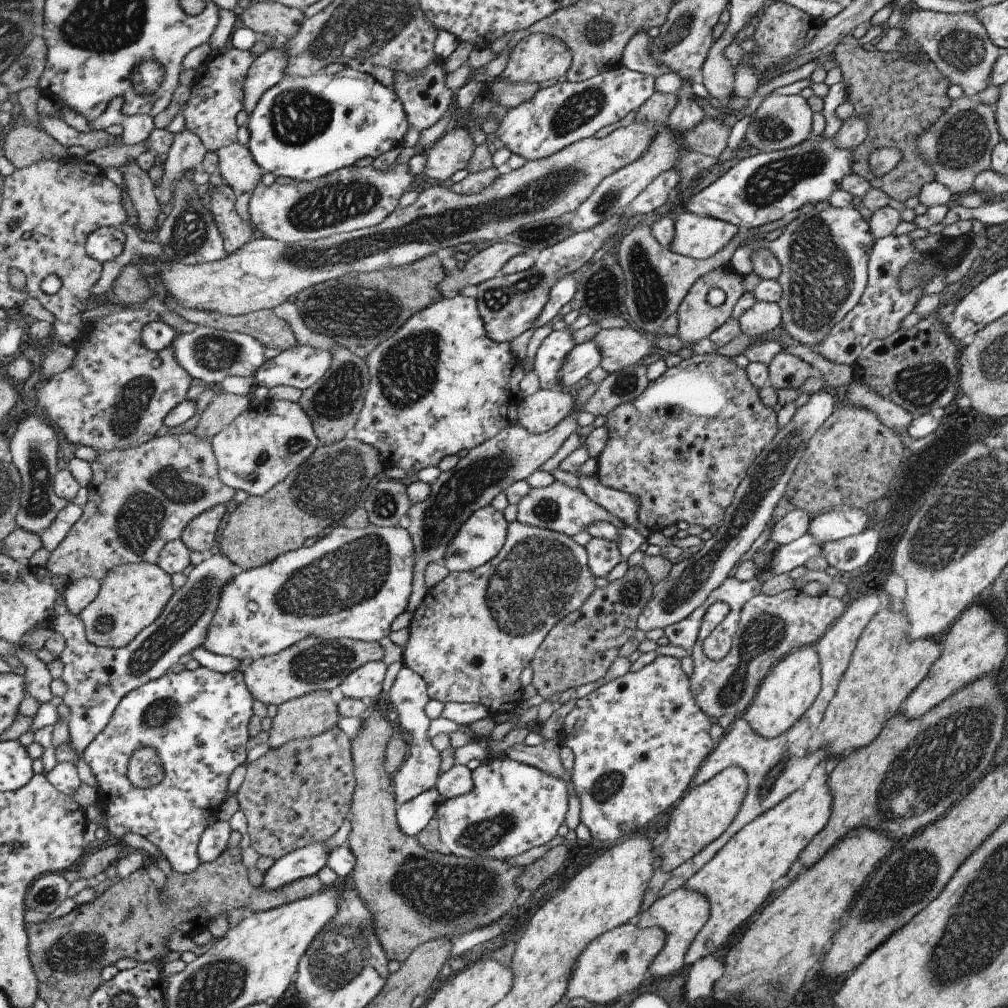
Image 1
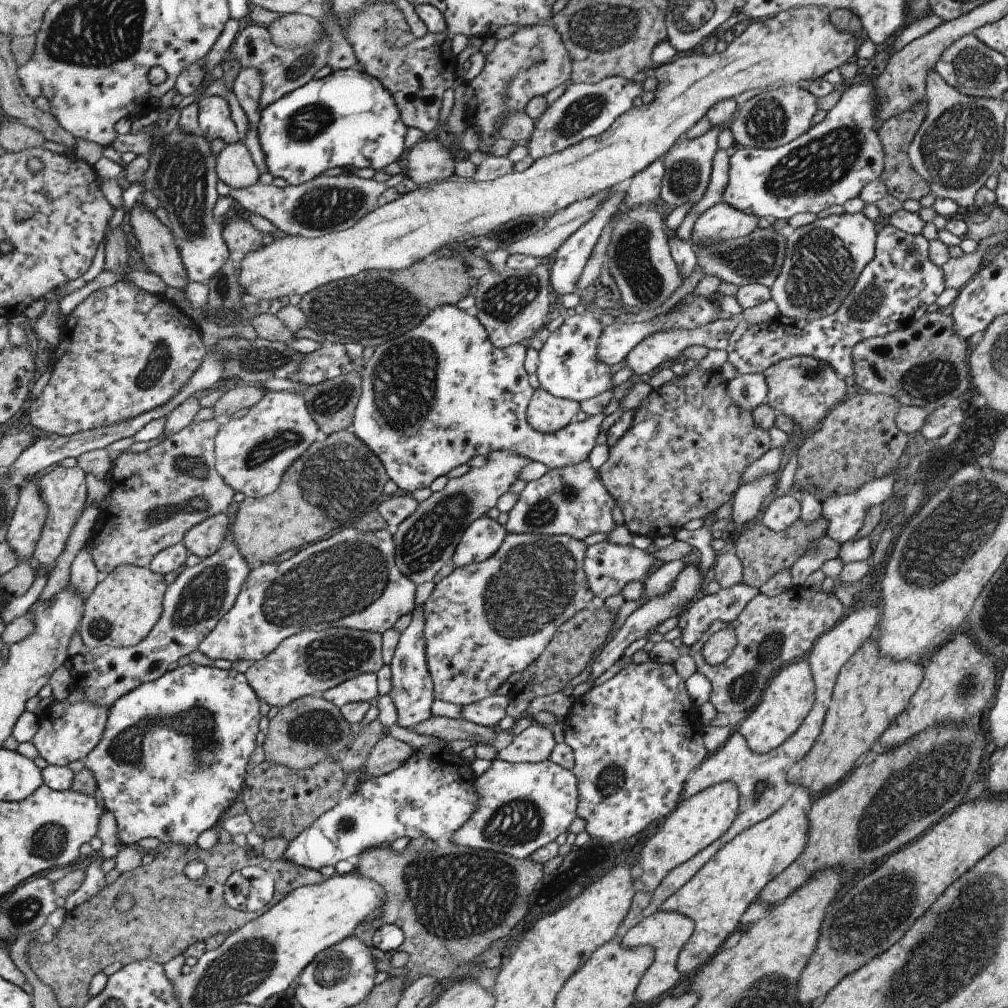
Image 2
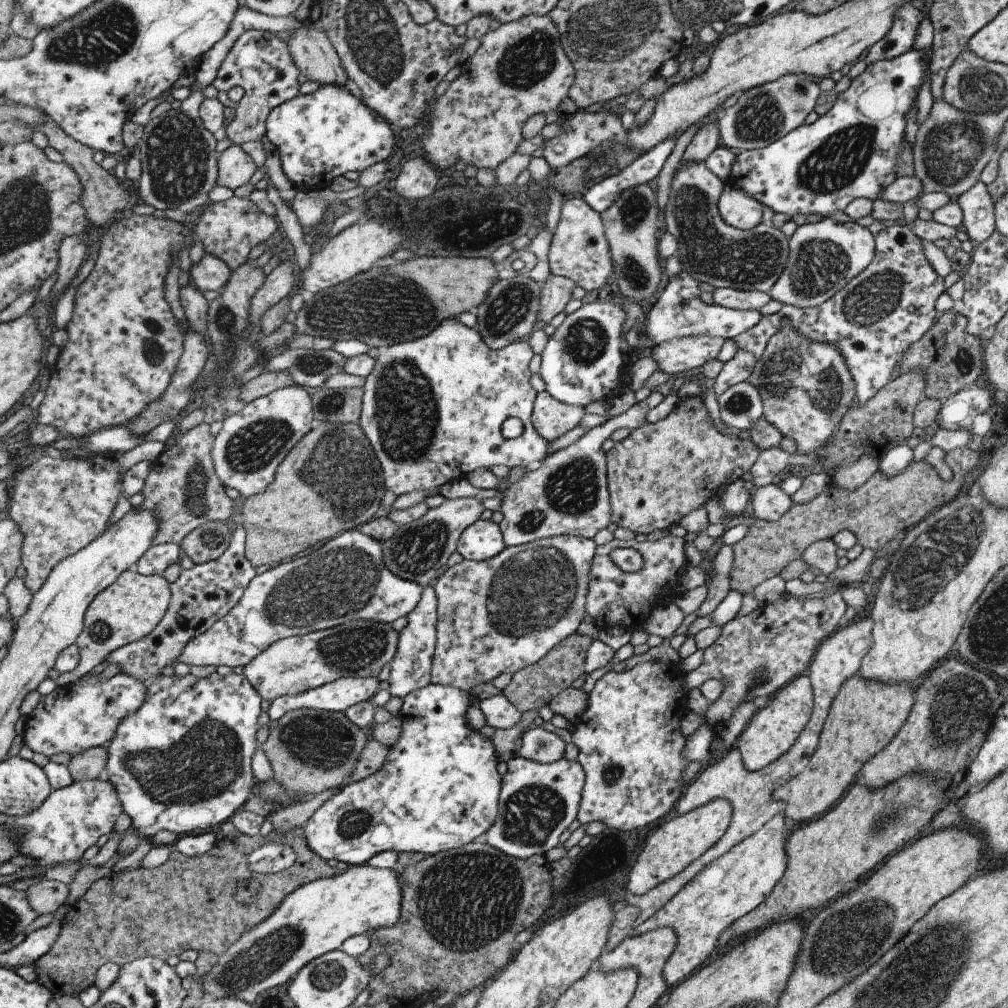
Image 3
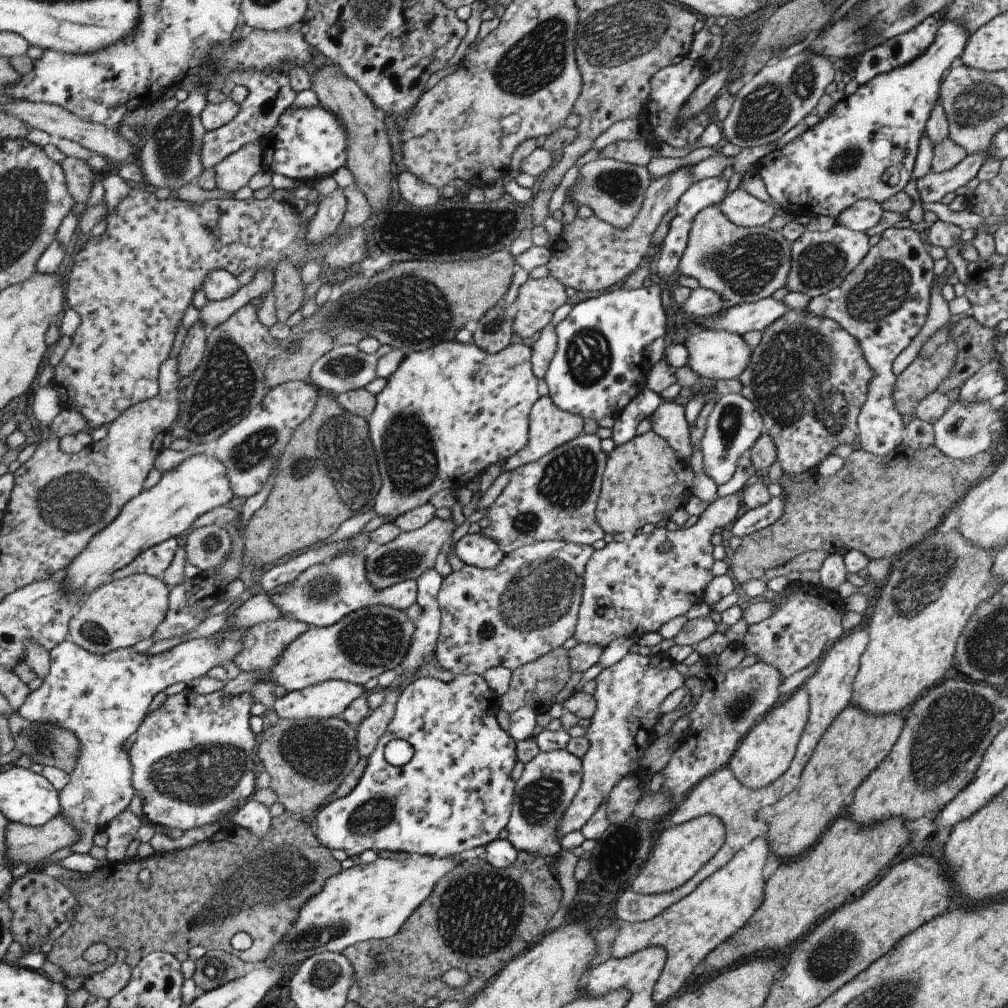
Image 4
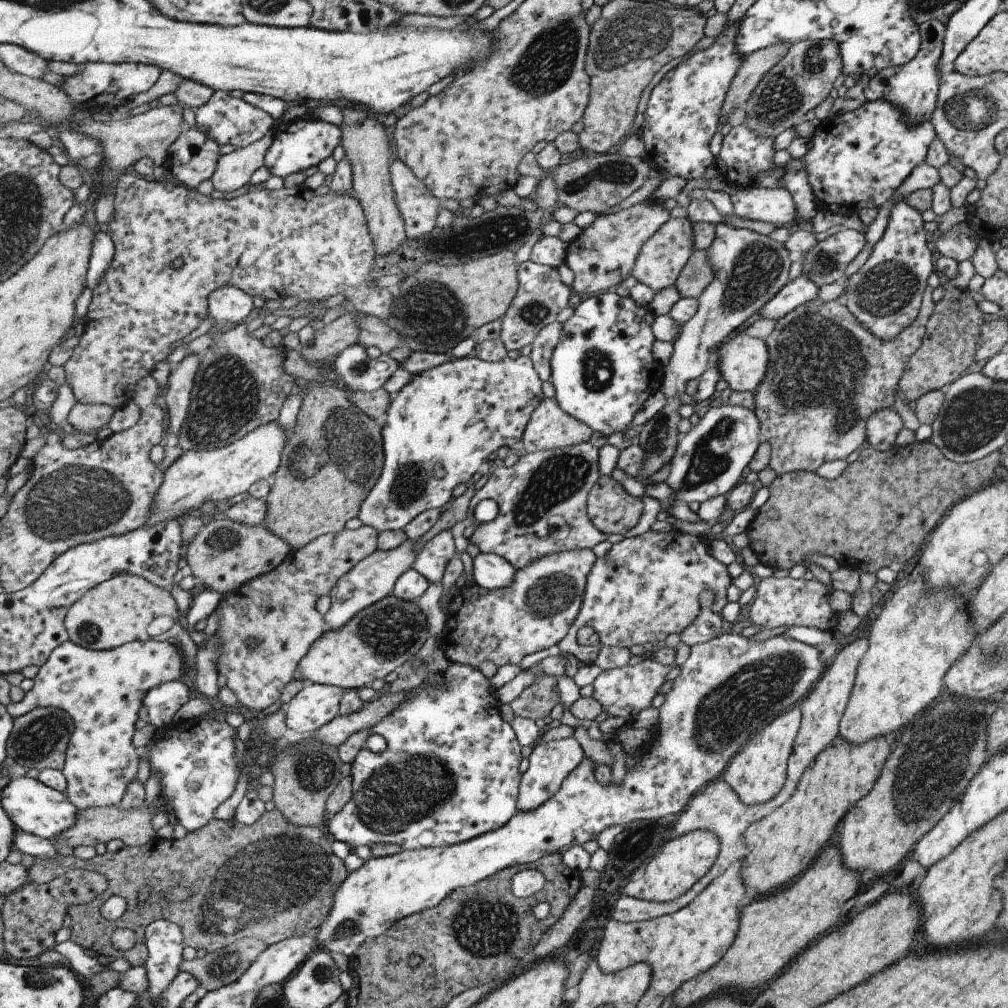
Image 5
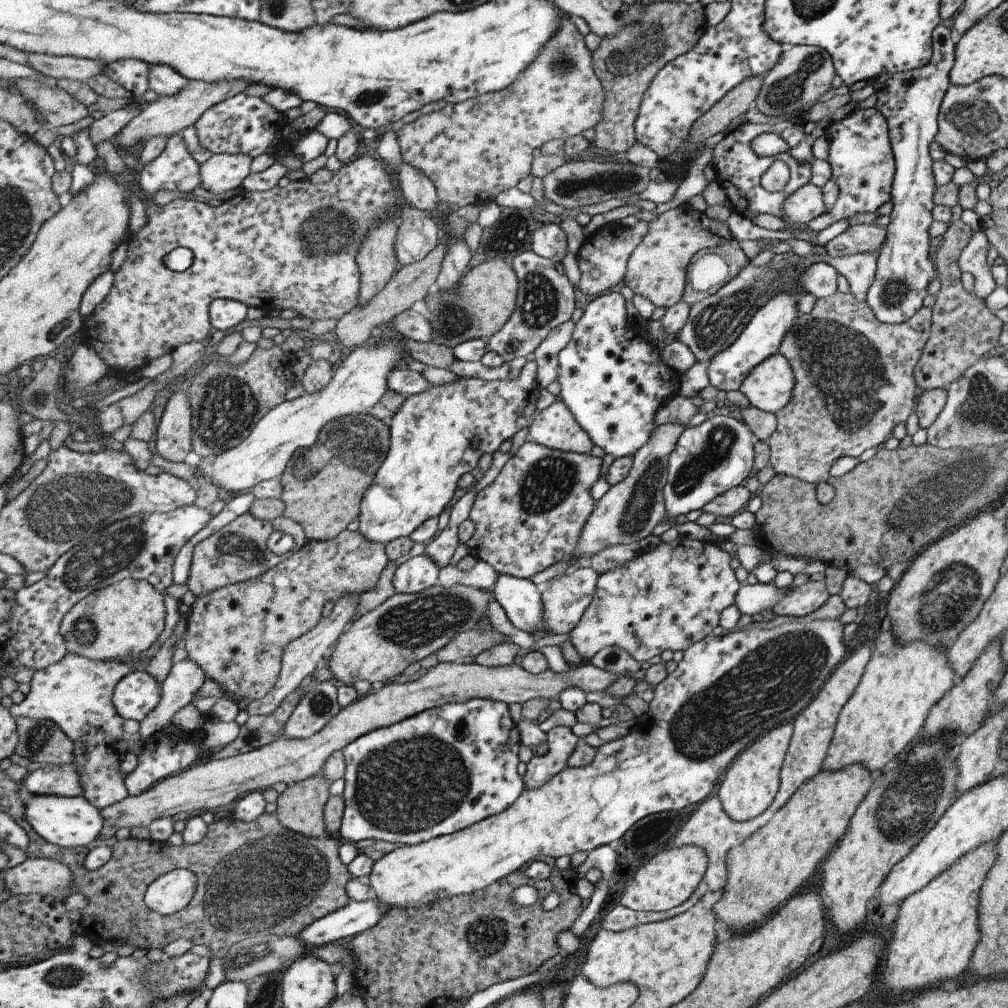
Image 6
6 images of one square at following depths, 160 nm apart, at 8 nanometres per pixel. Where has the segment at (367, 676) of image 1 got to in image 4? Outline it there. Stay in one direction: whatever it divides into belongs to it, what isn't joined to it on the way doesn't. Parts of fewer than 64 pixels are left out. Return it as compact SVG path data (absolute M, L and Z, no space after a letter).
M335 679L303 690L287 692L285 695L275 698L275 702L271 706L255 702L251 708L251 715L263 716L267 710L271 709L279 719L328 719L345 712L354 700L365 694L368 694L367 690L359 683Z

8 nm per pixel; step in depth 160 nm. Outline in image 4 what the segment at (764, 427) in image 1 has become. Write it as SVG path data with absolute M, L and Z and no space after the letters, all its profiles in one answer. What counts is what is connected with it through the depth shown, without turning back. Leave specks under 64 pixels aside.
M651 429L616 446L607 455L594 510L603 532L628 537L645 524L654 525L669 519L675 510L684 508L693 495L693 476L688 462L681 462L668 442Z

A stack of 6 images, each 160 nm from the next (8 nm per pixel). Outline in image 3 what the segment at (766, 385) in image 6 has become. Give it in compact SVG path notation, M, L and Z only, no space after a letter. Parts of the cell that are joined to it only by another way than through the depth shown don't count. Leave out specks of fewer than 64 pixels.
M691 335L671 339L657 343L650 350L650 357L656 362L659 371L669 375L681 375L683 372L687 372L687 370L697 368L697 366L701 368L702 364L709 359L715 359L723 342L724 339L721 337L710 337L709 335Z

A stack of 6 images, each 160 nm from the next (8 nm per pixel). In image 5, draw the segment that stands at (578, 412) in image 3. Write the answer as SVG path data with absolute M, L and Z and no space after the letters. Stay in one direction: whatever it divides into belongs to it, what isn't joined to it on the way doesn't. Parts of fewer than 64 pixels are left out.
M547 397L535 409L522 441L527 453L536 453L585 442L591 432L583 421L563 412L553 397Z

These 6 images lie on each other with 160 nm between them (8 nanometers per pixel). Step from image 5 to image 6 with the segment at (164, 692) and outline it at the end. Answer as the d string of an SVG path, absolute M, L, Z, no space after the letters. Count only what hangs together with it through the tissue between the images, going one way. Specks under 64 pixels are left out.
M133 671L129 673L115 689L114 703L118 713L124 719L145 720L158 702L161 702L164 683L157 682L149 672Z

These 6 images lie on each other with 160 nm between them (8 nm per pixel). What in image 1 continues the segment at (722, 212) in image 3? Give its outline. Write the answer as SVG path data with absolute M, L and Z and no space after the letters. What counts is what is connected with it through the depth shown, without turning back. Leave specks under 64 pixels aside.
M680 213L673 224L673 236L667 249L695 260L709 258L739 230L731 223L691 213Z

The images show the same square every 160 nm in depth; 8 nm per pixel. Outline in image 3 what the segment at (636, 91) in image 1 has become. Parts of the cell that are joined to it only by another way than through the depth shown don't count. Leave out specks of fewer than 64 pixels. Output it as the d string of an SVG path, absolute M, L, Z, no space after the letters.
M576 108L573 113L561 115L560 124L563 125L559 134L544 139L538 155L543 157L550 168L568 165L573 159L595 149L598 145L607 141L616 141L626 146L626 132L621 126L620 111L616 109L599 109L588 112L583 108Z

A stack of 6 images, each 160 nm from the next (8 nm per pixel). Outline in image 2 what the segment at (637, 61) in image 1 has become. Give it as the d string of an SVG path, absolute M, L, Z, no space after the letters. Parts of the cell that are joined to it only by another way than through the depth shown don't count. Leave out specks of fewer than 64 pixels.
M803 6L796 9L787 9L786 11L777 13L776 15L772 15L769 18L763 19L759 22L752 22L747 28L734 40L725 46L720 53L714 52L711 55L705 55L703 53L691 53L690 55L679 55L677 58L666 62L665 64L659 65L658 67L652 67L653 78L657 80L656 89L654 92L654 98L648 105L641 105L639 107L631 108L627 110L627 112L621 113L613 122L607 127L607 130L604 130L601 134L595 135L594 137L587 137L586 139L580 140L563 150L551 153L550 155L538 158L536 161L532 163L532 165L525 169L522 172L510 172L505 176L499 177L494 181L470 181L469 179L459 179L459 178L451 178L438 183L433 184L432 186L427 186L426 188L420 187L419 189L415 189L405 195L399 196L397 200L387 203L382 207L379 207L377 210L374 210L371 214L368 214L361 222L355 224L350 229L344 231L337 231L332 233L327 233L322 237L295 237L293 235L281 235L276 234L270 238L270 241L263 245L261 248L254 250L253 252L245 255L245 258L242 262L241 274L240 274L240 285L246 289L245 298L248 301L258 302L259 300L277 300L277 298L285 298L285 296L295 296L295 294L300 294L304 297L309 292L314 291L316 288L325 286L326 284L333 283L335 281L341 279L348 279L354 276L360 275L362 272L367 271L391 271L391 272L399 272L413 266L415 263L418 263L420 260L430 258L433 254L438 251L443 246L451 246L451 244L455 244L456 242L465 242L467 243L471 239L482 237L483 235L489 235L493 231L497 231L499 227L502 227L504 224L511 222L513 219L522 217L522 216L538 216L542 218L547 218L550 215L557 214L557 210L562 210L562 208L569 207L571 203L575 201L580 201L598 193L599 191L604 191L605 189L613 188L613 186L617 186L619 184L625 183L630 177L634 174L637 174L640 170L643 170L647 165L651 164L655 158L661 158L676 142L685 135L686 130L689 130L693 124L695 124L696 120L699 120L703 115L706 114L706 110L712 105L723 99L732 99L736 94L741 94L741 92L745 92L745 90L751 90L751 88L767 88L770 87L781 87L785 86L788 82L791 84L800 84L801 81L805 80L817 80L829 70L833 70L833 68L837 68L841 66L845 60L849 60L853 54L857 52L857 47L860 39L855 39L851 34L848 34L845 31L838 31L835 29L833 24L828 21L828 13L829 10L824 9L823 7L811 7L811 6Z

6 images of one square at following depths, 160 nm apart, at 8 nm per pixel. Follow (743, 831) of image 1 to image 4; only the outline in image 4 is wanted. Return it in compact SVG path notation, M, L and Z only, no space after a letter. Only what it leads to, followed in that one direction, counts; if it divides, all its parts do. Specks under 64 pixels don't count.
M754 838L751 844L740 848L722 867L704 878L688 895L665 908L657 916L636 923L623 921L612 942L610 956L621 958L645 947L663 947L666 950L666 961L655 981L652 997L657 1004L668 1001L683 986L683 982L686 983L691 978L693 968L719 943L729 939L737 928L741 928L749 920L755 908L759 908L759 900L763 898L763 884L765 884L761 868L767 862L767 856L769 856L769 850L767 850L765 838Z

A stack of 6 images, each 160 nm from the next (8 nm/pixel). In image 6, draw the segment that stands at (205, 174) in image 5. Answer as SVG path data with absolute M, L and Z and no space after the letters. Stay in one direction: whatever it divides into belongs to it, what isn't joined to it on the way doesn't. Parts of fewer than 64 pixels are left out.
M177 133L169 138L163 154L161 154L156 161L143 166L139 182L141 190L147 196L152 196L155 192L159 192L159 190L176 190L181 195L192 195L201 192L202 180L200 166L199 162L191 156L183 134Z

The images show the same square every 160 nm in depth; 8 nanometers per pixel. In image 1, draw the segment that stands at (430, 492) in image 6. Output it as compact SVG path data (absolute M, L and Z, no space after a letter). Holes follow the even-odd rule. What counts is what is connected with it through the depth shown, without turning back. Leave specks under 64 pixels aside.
M473 291L441 298L441 300L433 302L431 306L417 312L391 338L379 344L365 359L370 370L370 387L366 396L365 406L352 436L376 446L382 454L383 462L389 467L396 466L406 470L407 481L415 479L415 474L419 470L423 470L423 468L436 467L445 456L459 454L465 448L470 451L493 438L498 432L503 431L504 428L519 424L518 412L524 399L523 390L521 390L521 380L525 376L525 370L523 370L520 360L514 358L510 343L500 343L490 337L486 329L486 323L479 312L478 300L473 295ZM575 474L579 478L581 491L587 498L594 501L595 504L603 507L611 516L614 516L618 521L621 521L624 526L629 526L633 530L637 530L645 542L649 536L650 530L647 530L639 522L638 519L638 500L635 495L627 495L626 492L617 491L602 485L596 475L590 477Z

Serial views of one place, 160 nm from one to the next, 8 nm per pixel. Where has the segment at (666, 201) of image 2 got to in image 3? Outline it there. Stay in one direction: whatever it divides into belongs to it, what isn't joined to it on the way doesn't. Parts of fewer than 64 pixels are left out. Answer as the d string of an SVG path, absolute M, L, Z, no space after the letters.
M689 161L684 165L679 163L679 166L675 169L671 182L669 182L669 195L667 196L667 202L664 206L663 220L665 221L665 228L667 232L673 235L677 242L676 252L680 259L681 271L688 272L694 279L697 279L701 283L709 283L714 287L731 287L734 289L744 290L744 291L761 291L768 293L771 286L775 284L779 273L783 270L788 257L788 237L786 237L780 229L776 229L772 226L766 226L765 224L759 223L755 225L752 229L742 231L733 228L731 225L725 224L721 217L719 216L716 202L719 195L724 189L724 182L720 178L717 178L715 174L711 173L707 166L704 165L704 161Z

